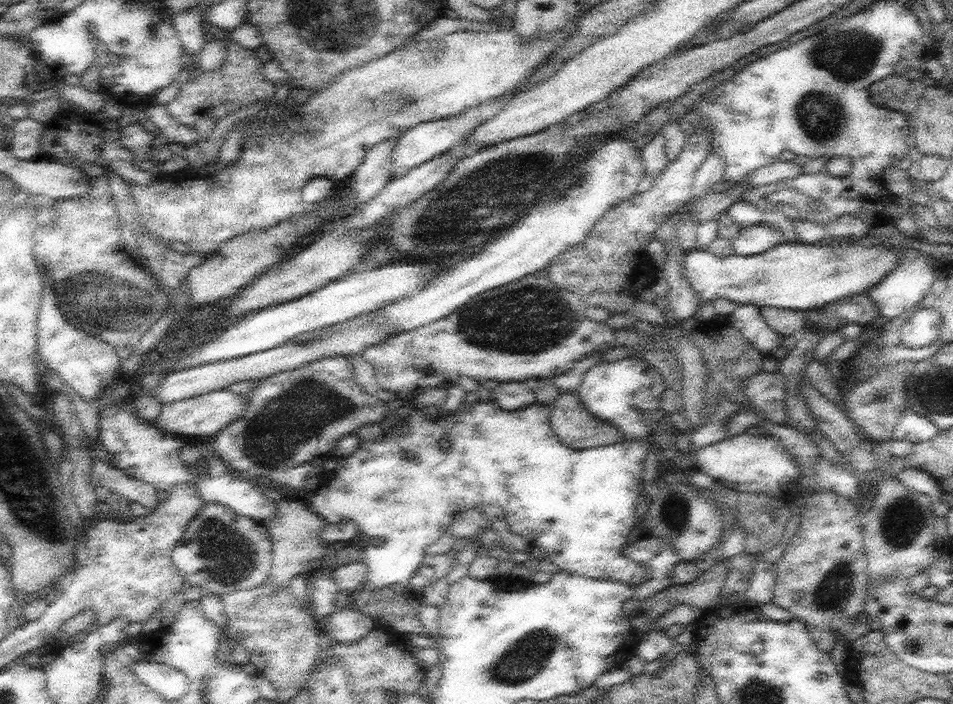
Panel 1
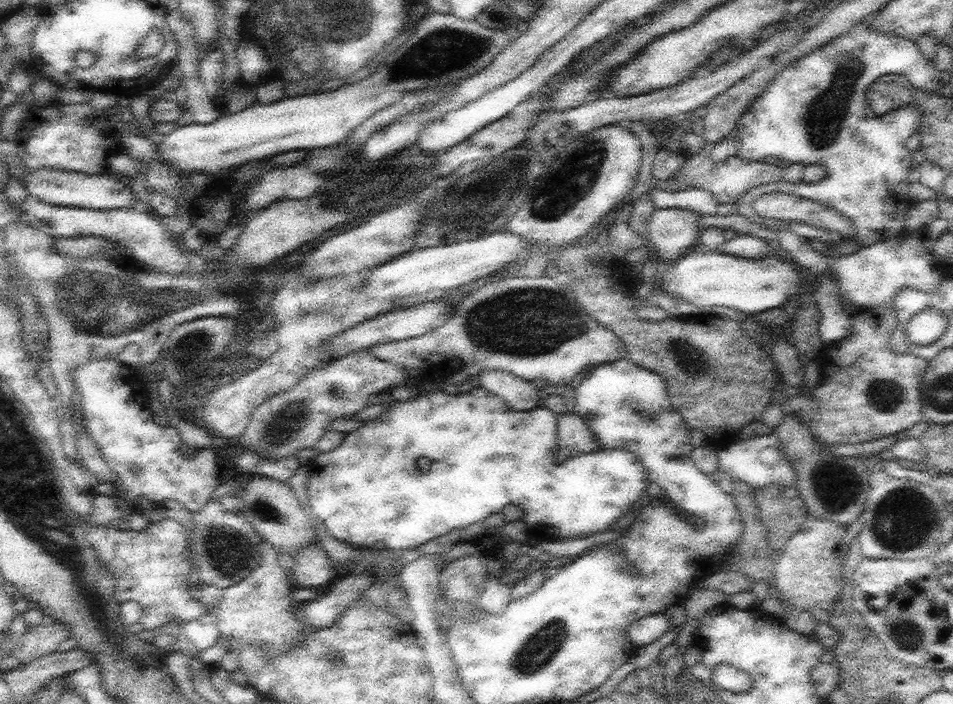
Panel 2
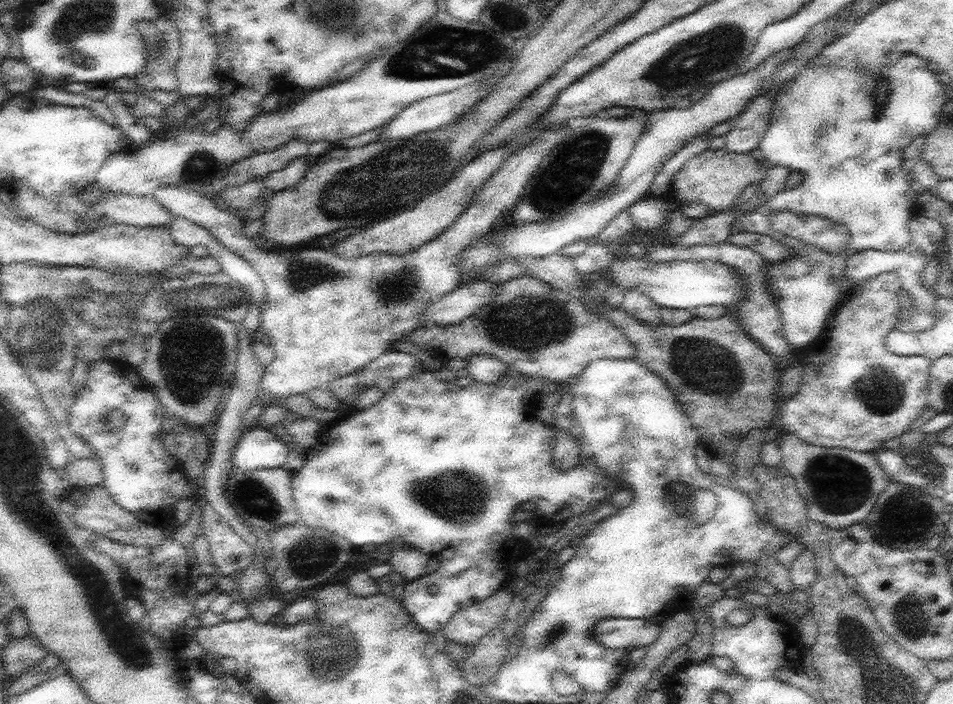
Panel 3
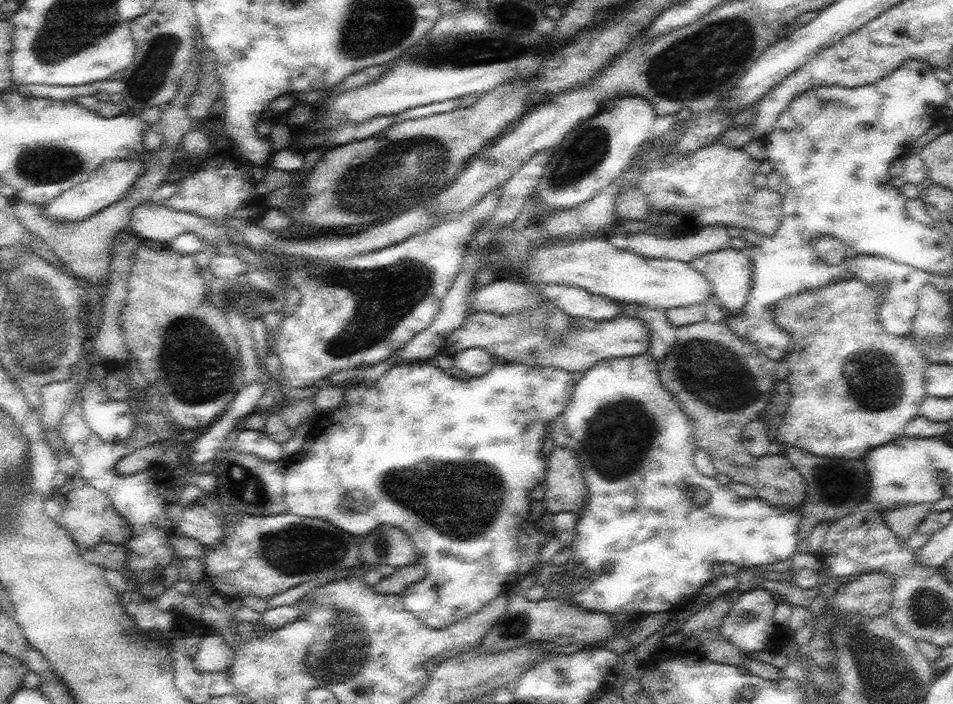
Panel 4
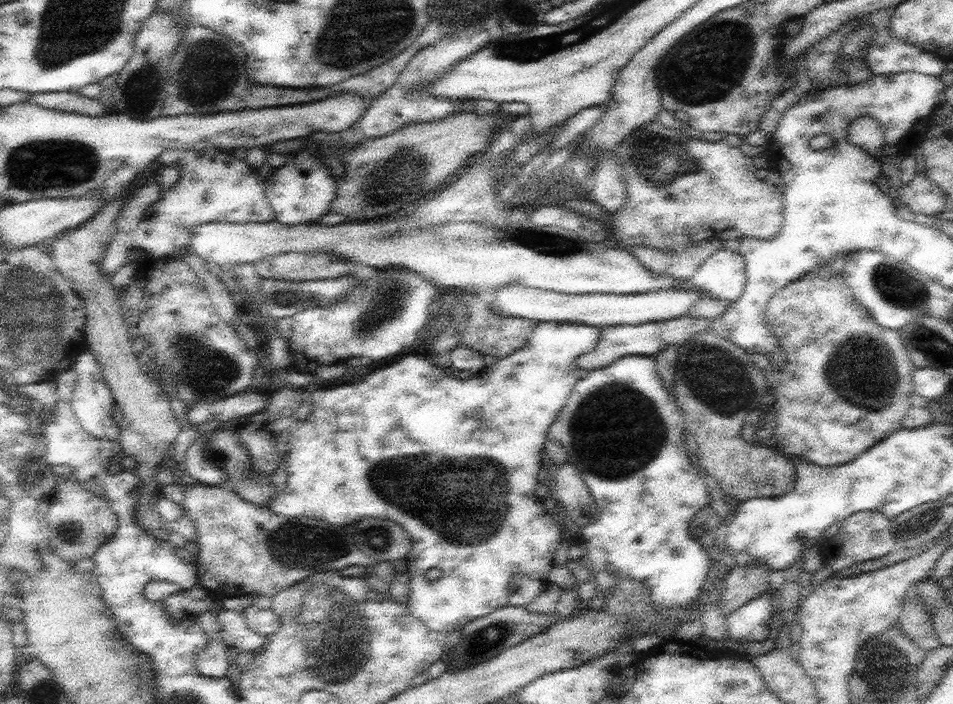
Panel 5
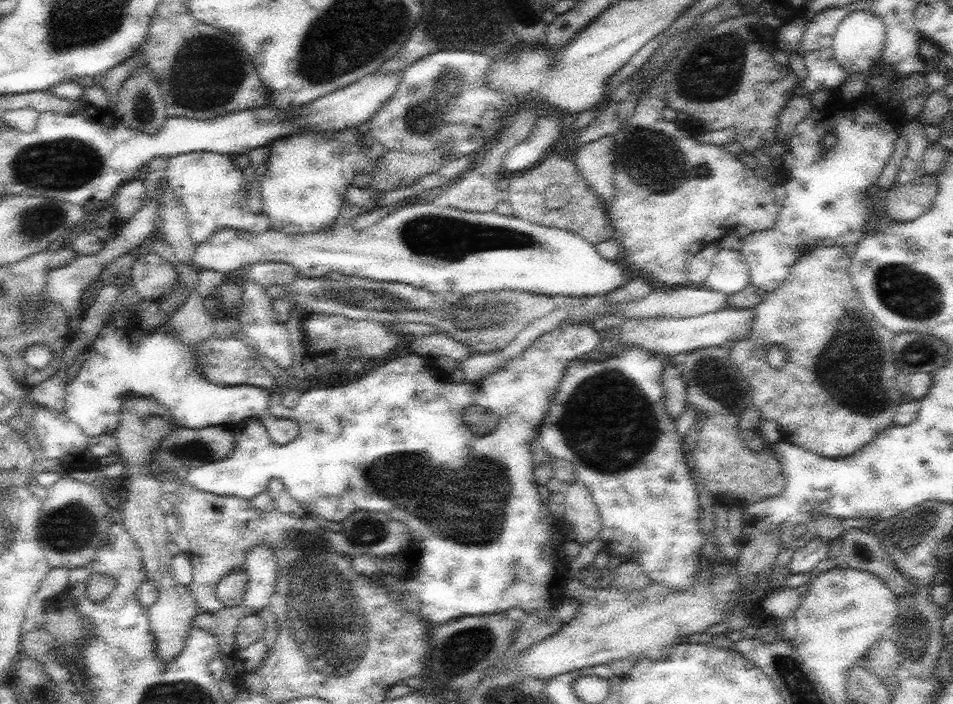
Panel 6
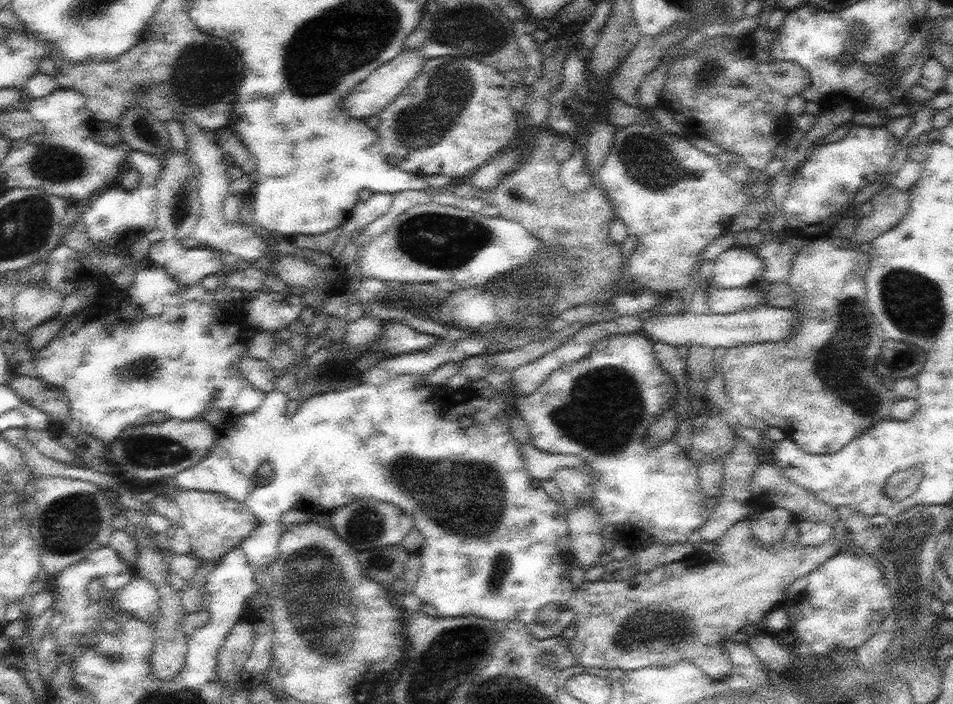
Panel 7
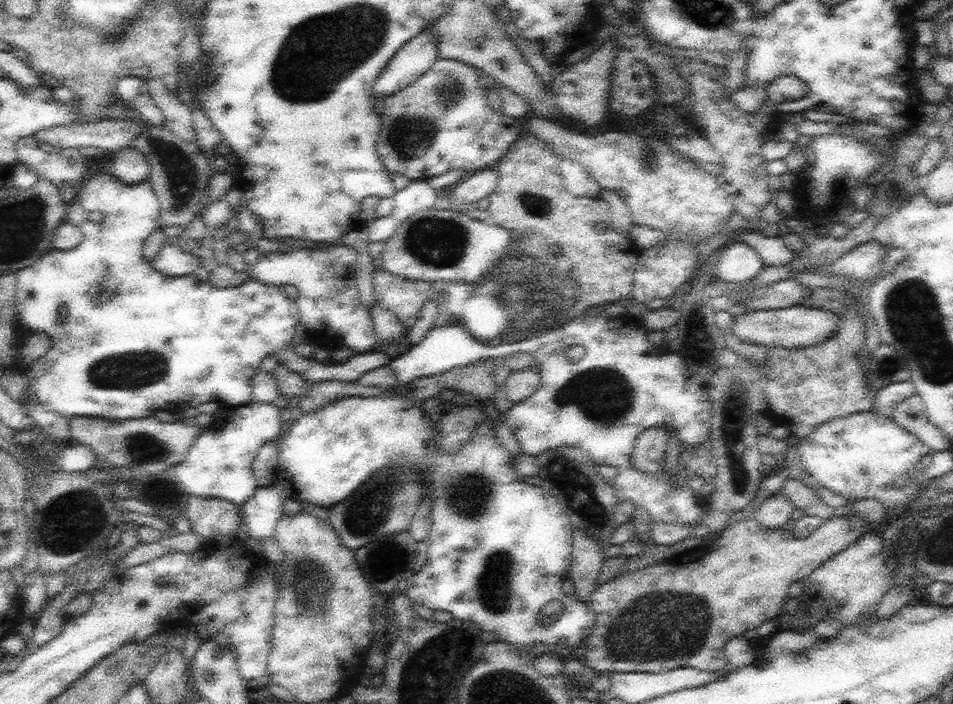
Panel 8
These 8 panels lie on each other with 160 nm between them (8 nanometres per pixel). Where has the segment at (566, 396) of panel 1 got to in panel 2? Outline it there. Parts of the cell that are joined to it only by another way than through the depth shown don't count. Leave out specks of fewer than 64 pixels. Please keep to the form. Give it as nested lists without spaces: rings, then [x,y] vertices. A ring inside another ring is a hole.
[[[576,410],[559,415],[557,443],[559,461],[600,449],[594,431]]]

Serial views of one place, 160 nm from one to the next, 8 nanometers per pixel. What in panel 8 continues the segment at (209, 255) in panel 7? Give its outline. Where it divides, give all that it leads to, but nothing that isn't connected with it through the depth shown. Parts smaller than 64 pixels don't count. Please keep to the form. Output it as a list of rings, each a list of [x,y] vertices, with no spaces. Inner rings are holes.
[[[167,242],[160,249],[157,257],[152,261],[154,268],[167,276],[186,276],[195,274],[198,267],[202,267],[196,255],[182,250],[178,243]]]

